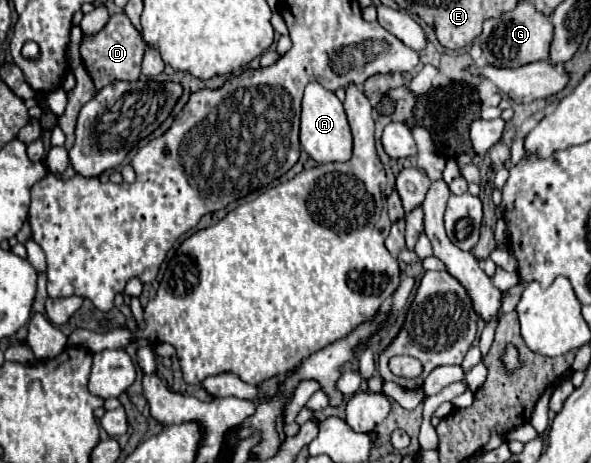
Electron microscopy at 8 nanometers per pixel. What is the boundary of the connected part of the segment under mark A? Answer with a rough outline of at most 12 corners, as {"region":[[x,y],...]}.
{"region":[[305,87],[301,147],[317,163],[351,159],[343,103]]}

